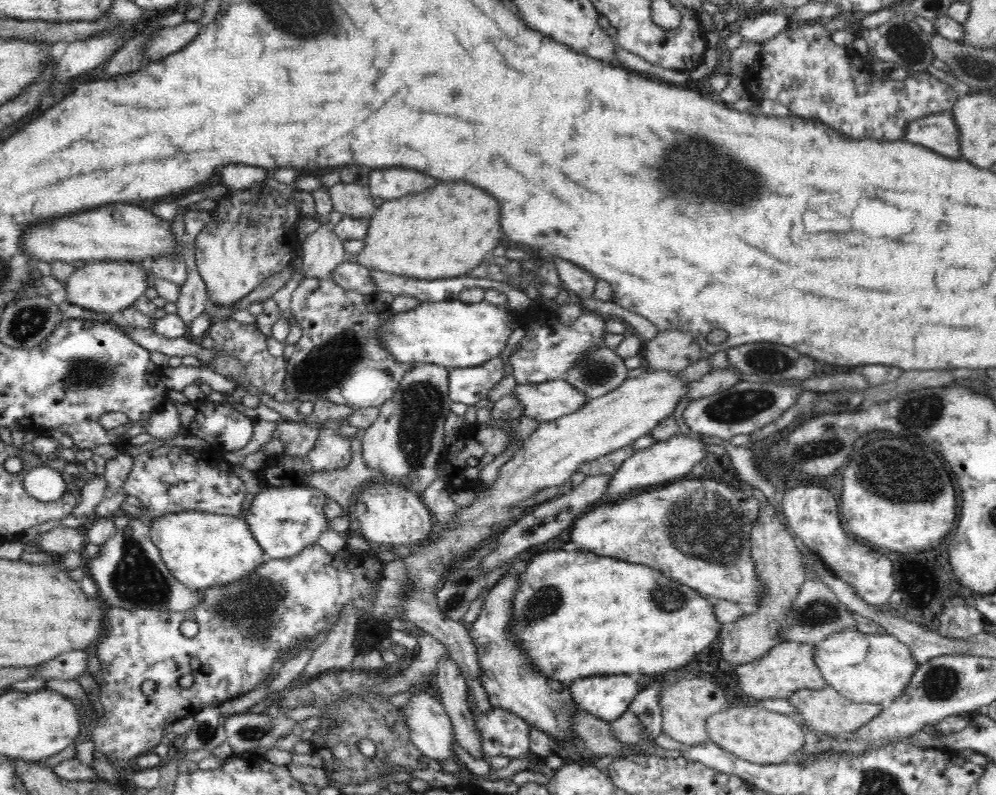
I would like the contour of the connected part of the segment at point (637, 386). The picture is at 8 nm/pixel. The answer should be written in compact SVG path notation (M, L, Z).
M649 369L639 377L626 378L622 386L612 390L605 396L591 399L573 414L568 414L554 421L542 422L538 426L538 430L521 444L522 448L500 468L493 485L486 487L479 483L474 487L476 491L474 501L468 506L458 506L457 515L453 518L454 524L450 522L447 522L446 526L445 524L440 524L440 532L430 534L428 540L421 542L418 547L414 547L404 553L402 559L408 570L409 578L411 578L408 579L408 584L411 584L413 589L410 592L410 596L402 599L397 606L398 616L400 616L401 620L409 620L412 624L419 626L423 632L431 634L436 640L444 643L448 647L451 659L460 667L460 671L462 671L462 675L464 675L466 680L480 680L482 668L480 668L478 662L476 645L473 643L465 624L461 621L447 619L443 615L437 605L437 595L434 594L436 584L450 572L453 561L456 562L457 558L460 561L464 554L468 554L470 550L474 550L474 548L478 548L482 544L484 538L480 534L480 530L483 528L491 529L493 526L500 524L500 522L504 522L504 520L510 520L512 510L518 506L518 502L524 502L528 498L538 496L546 488L560 486L559 488L563 489L564 482L570 480L578 472L579 467L585 463L601 458L603 455L611 454L616 450L621 450L625 446L633 444L640 436L651 433L664 418L674 414L681 398L688 398L688 388L690 388L690 383L680 381L676 372Z

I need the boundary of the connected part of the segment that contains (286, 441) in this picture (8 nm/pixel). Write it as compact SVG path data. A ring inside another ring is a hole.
M283 420L277 424L272 439L282 440L284 445L283 455L304 459L314 448L320 430L322 430L322 425L310 425L307 421L298 424Z

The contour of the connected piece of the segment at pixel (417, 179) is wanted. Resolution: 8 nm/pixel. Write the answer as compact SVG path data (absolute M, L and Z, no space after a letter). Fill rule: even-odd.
M396 167L371 170L369 181L371 196L384 201L421 194L436 187L434 178L420 174L416 170L404 170L404 168Z

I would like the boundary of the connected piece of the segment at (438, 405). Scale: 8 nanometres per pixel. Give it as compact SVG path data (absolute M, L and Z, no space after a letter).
M416 364L407 372L394 397L380 407L376 422L360 436L366 465L383 473L373 480L406 487L422 498L423 490L438 476L437 469L445 449L444 424L452 402L446 367Z

